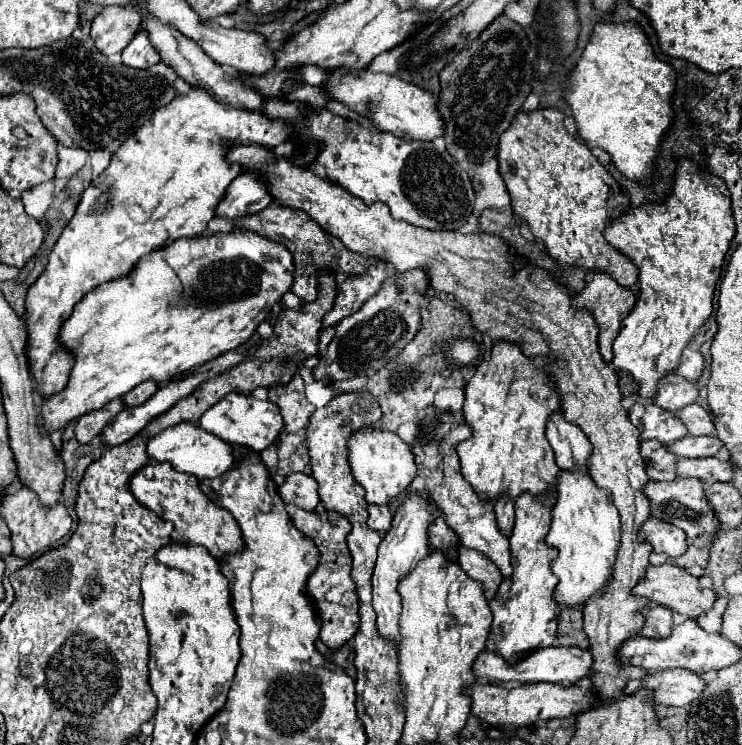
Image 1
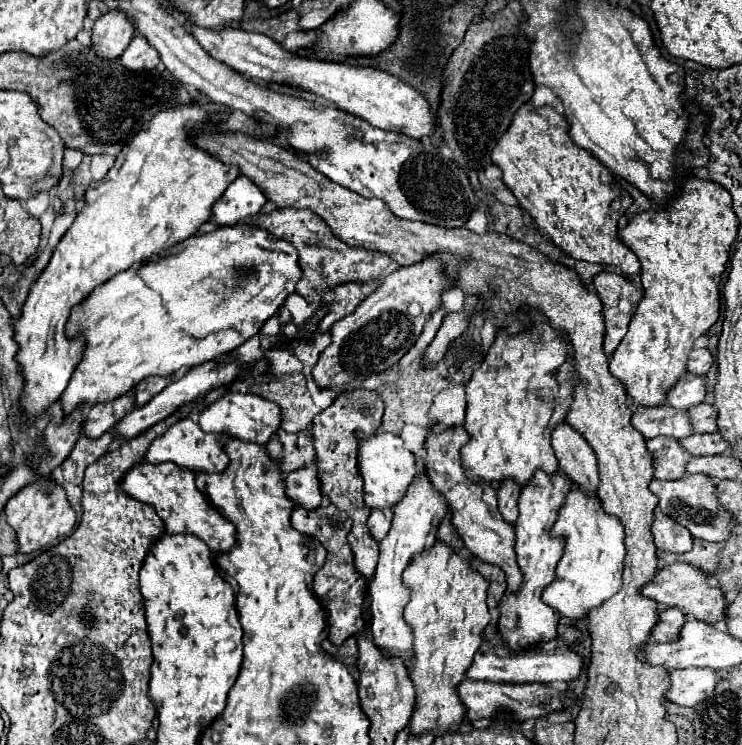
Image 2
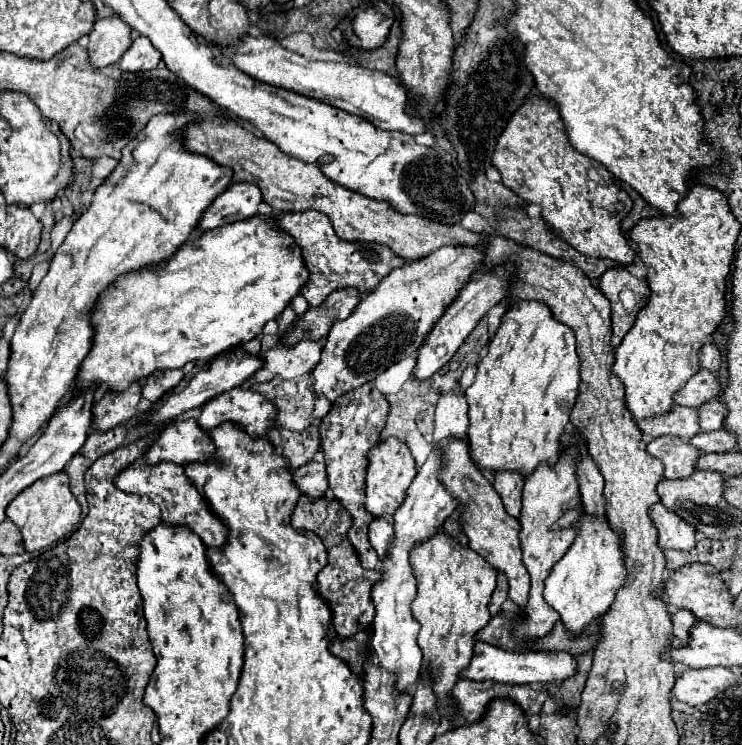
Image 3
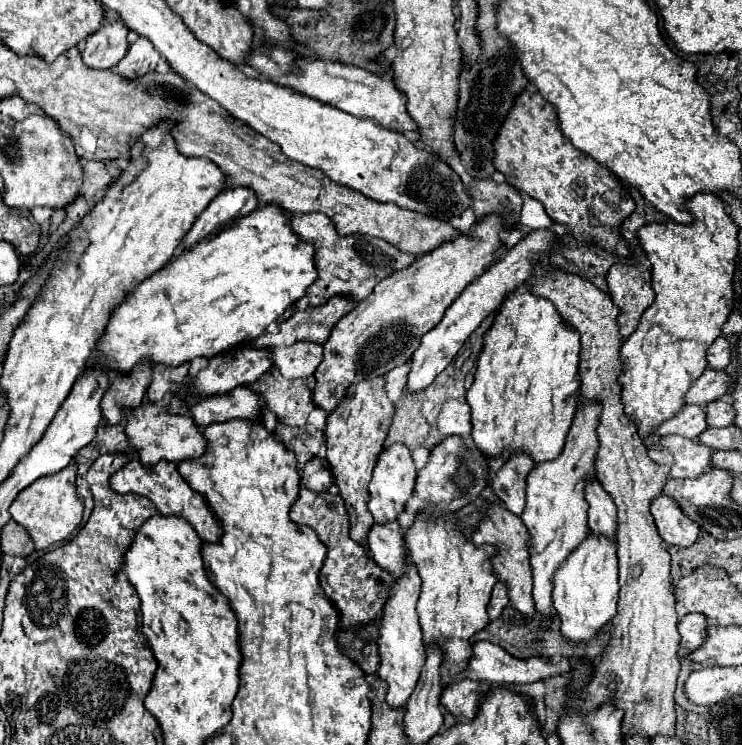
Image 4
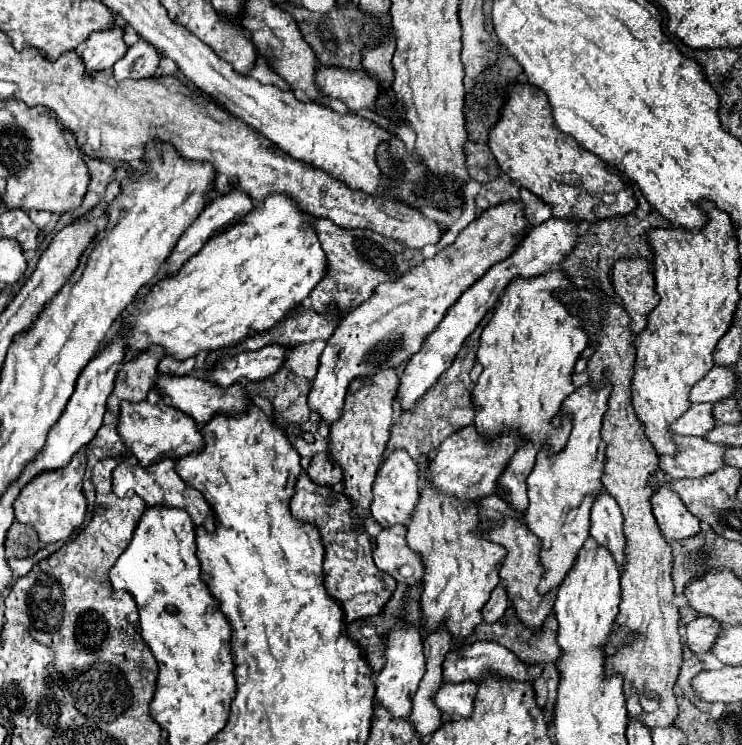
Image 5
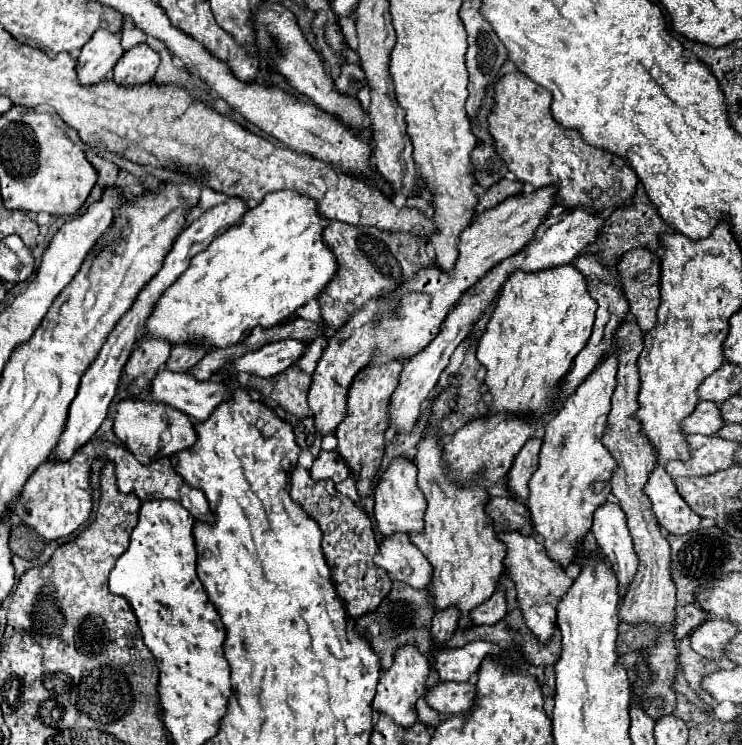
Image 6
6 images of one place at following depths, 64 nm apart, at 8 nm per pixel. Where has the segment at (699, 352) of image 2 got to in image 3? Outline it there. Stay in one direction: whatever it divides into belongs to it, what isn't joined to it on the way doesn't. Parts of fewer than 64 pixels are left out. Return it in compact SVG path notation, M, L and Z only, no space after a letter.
M714 342L706 344L706 346L700 350L700 364L702 364L702 368L706 368L706 370L718 372L720 366L722 366L722 360L724 360L724 356L722 356L720 348L718 348Z

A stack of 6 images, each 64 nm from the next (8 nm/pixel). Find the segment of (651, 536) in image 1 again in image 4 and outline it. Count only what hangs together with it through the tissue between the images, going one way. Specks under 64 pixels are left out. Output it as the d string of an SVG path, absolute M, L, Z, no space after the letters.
M666 494L656 496L652 500L650 512L652 512L658 532L666 544L688 546L688 544L696 542L696 538L700 534L698 524L692 522L682 512L682 508L678 506L678 502L672 496L666 496Z

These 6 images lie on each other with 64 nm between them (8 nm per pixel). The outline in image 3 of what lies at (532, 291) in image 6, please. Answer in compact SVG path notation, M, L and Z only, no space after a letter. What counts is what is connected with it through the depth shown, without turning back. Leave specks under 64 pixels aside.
M516 300L502 316L502 324L490 338L488 356L478 362L474 384L464 392L468 400L468 440L472 456L490 470L518 470L528 476L540 462L554 464L560 458L560 436L564 434L574 408L580 376L576 336L554 320L550 308L538 300Z

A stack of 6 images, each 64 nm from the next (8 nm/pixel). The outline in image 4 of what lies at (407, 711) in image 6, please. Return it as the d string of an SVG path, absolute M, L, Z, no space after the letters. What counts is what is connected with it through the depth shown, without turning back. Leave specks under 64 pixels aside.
M410 564L408 572L404 578L398 578L392 586L390 598L384 608L382 616L382 626L380 626L380 636L378 636L378 650L380 650L380 668L378 668L378 678L386 682L386 702L390 708L406 708L410 694L414 692L420 672L426 662L426 652L424 652L424 642L422 642L422 630L418 624L418 612L416 612L416 602L420 596L420 586L422 580L416 572L416 566Z

